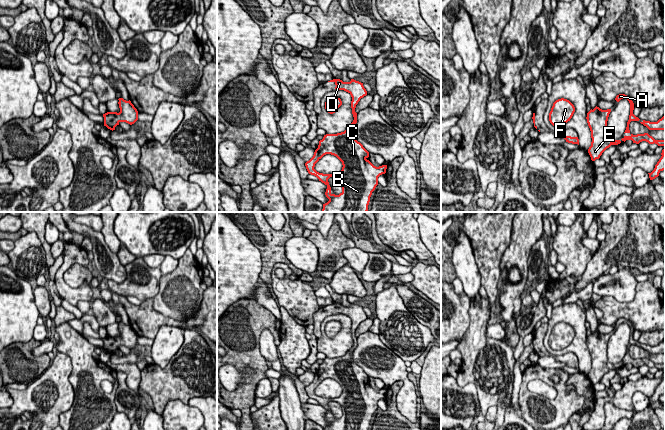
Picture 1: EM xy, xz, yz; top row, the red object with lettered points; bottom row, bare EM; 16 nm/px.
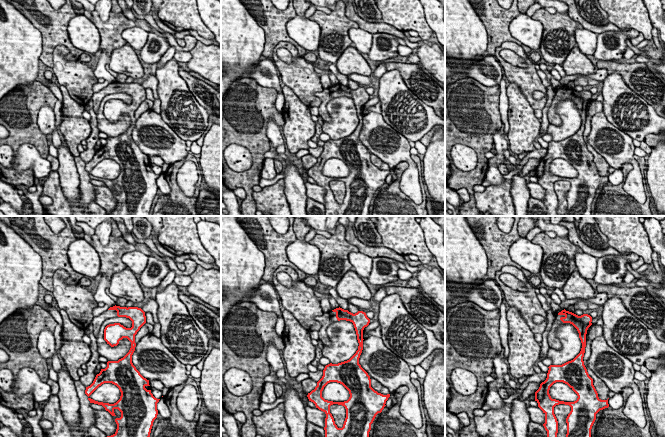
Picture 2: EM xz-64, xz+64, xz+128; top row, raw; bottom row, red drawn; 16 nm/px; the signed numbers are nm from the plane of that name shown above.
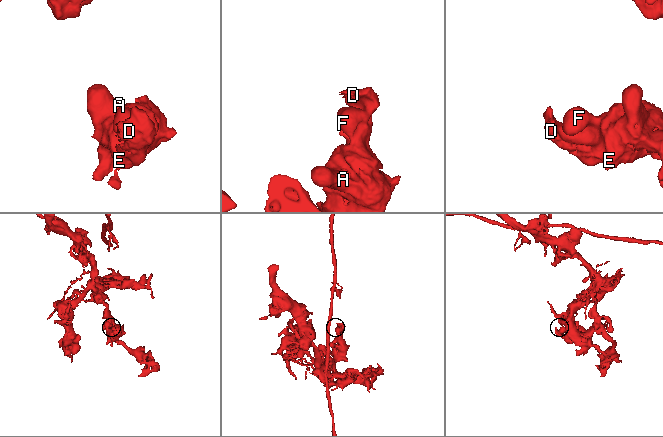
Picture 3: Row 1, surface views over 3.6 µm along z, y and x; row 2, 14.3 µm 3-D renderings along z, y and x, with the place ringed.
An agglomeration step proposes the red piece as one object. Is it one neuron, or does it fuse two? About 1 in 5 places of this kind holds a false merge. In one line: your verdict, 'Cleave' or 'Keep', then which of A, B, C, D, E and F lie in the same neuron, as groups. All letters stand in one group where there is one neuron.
Keep. Groups: A B C D E F

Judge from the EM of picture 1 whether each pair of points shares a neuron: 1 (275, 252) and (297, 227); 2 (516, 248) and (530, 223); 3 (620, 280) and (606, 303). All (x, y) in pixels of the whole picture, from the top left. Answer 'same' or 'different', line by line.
1: different
2: same
3: different

